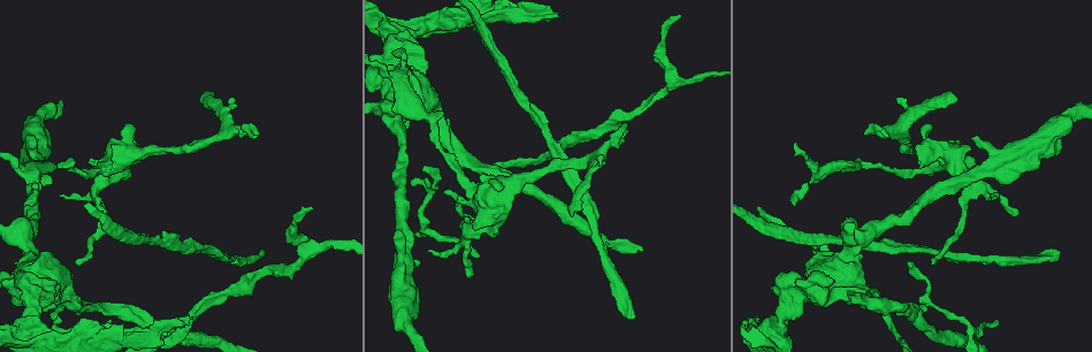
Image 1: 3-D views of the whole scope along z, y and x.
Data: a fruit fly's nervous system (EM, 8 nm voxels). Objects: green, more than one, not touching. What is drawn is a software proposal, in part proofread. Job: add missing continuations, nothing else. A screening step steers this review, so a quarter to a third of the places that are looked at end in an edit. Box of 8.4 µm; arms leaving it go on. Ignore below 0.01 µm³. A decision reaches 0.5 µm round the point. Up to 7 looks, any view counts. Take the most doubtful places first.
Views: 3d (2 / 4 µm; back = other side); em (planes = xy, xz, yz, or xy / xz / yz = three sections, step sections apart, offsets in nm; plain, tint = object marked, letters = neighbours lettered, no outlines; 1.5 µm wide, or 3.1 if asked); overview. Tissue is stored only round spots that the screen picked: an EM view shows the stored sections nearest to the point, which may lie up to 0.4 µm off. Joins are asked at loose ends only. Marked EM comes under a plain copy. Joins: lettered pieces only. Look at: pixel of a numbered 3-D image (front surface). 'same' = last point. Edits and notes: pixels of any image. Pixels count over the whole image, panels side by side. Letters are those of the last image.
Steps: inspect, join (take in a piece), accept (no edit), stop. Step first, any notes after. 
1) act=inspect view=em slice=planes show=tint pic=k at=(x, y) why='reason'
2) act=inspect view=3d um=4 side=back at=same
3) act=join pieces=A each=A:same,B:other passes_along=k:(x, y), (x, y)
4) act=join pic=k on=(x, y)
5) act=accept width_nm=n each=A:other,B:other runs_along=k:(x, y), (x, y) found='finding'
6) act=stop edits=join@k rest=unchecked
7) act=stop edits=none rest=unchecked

act=inspect view=em slice=planes show=tint pic=1 at=(634, 315) why='long arm stops here'

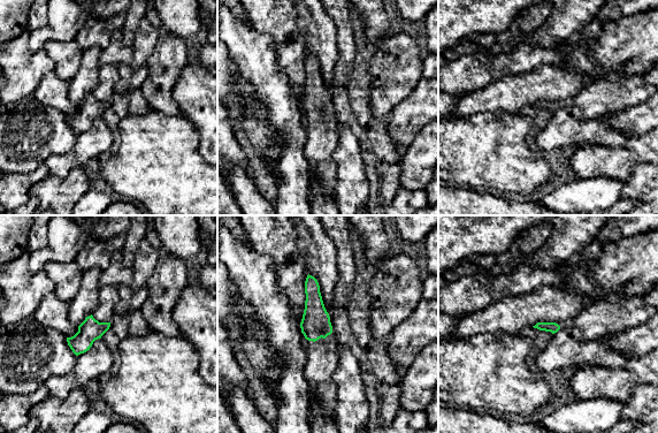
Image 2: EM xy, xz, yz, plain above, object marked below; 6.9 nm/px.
act=inspect view=em slice=planes show=letters at=same

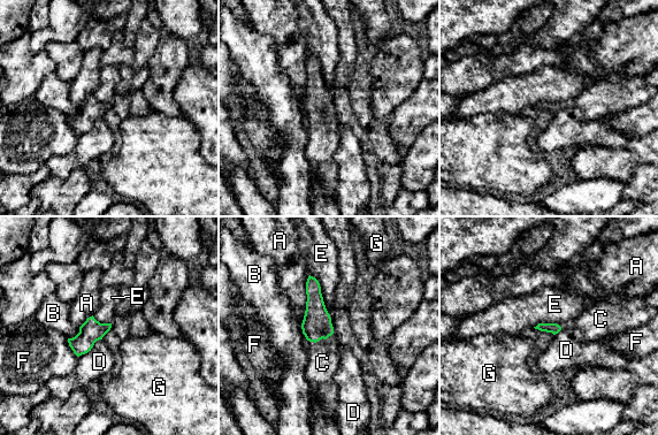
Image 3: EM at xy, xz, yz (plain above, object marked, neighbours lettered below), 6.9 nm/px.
act=join pieces=C longest_contact=A:380nm each=A:other,B:other,C:same,D:other,E:other,F:other,G:other found='it goes on there'

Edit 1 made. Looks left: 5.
act=inspect view=3d um=2 pic=1 at=(109, 319) why='branch stops here'

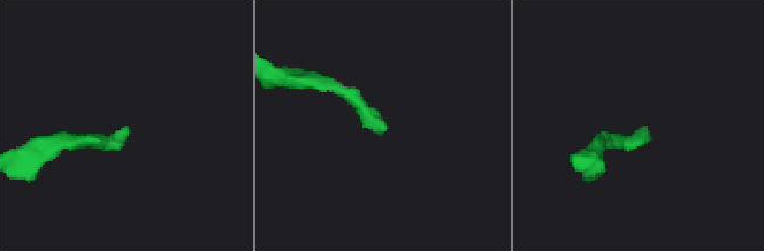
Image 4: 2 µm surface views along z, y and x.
act=inspect view=em slice=planes show=tint pic=4 at=(646, 125)

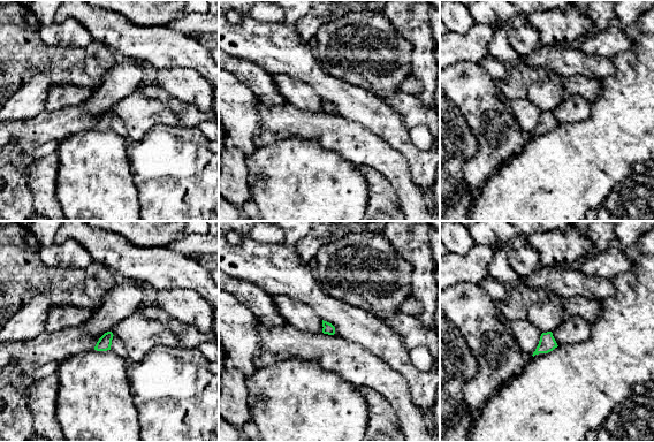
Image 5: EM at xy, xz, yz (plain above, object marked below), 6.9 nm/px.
act=inspect view=em slice=planes show=letters at=same

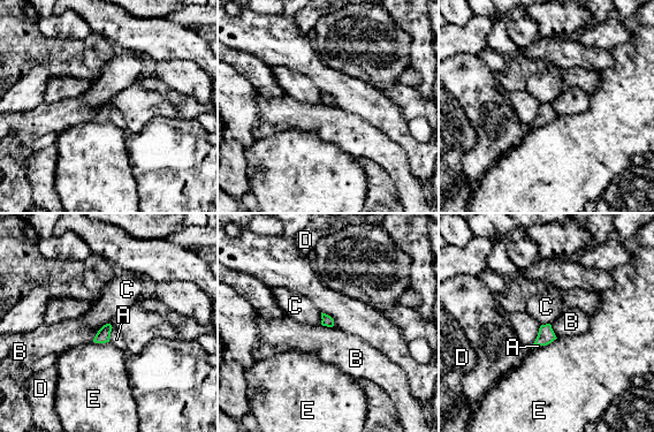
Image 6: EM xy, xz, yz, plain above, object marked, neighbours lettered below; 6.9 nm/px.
act=join pieces=A width_nm=80 each=A:same,B:other,C:other,D:other,E:other passes_along=6:(104, 334), (109, 334), (116, 339) found='it goes on there'

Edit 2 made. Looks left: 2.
act=inspect view=em slice=xy step=4 show=letters pic=1 at=(794, 205)

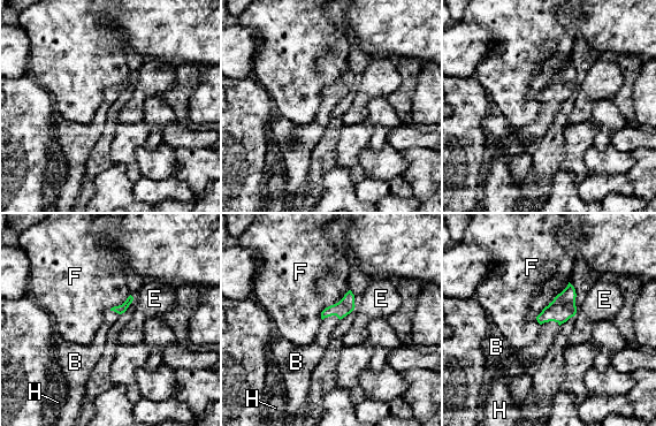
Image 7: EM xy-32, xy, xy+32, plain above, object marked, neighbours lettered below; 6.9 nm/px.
act=inspect view=em slice=planes show=letters at=same

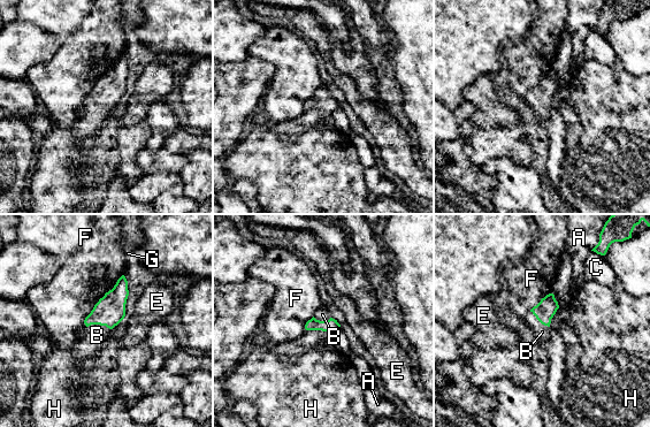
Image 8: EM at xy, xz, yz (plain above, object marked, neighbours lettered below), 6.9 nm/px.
act=join pieces=B each=A:other,B:same,C:other,E:other,F:other,G:other,H:other passes_along=8:(109, 311), (99, 323), (97, 335) found='the cell continues'

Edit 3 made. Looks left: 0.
act=stop edits=join@3,join@6,join@8 rest=unchecked

